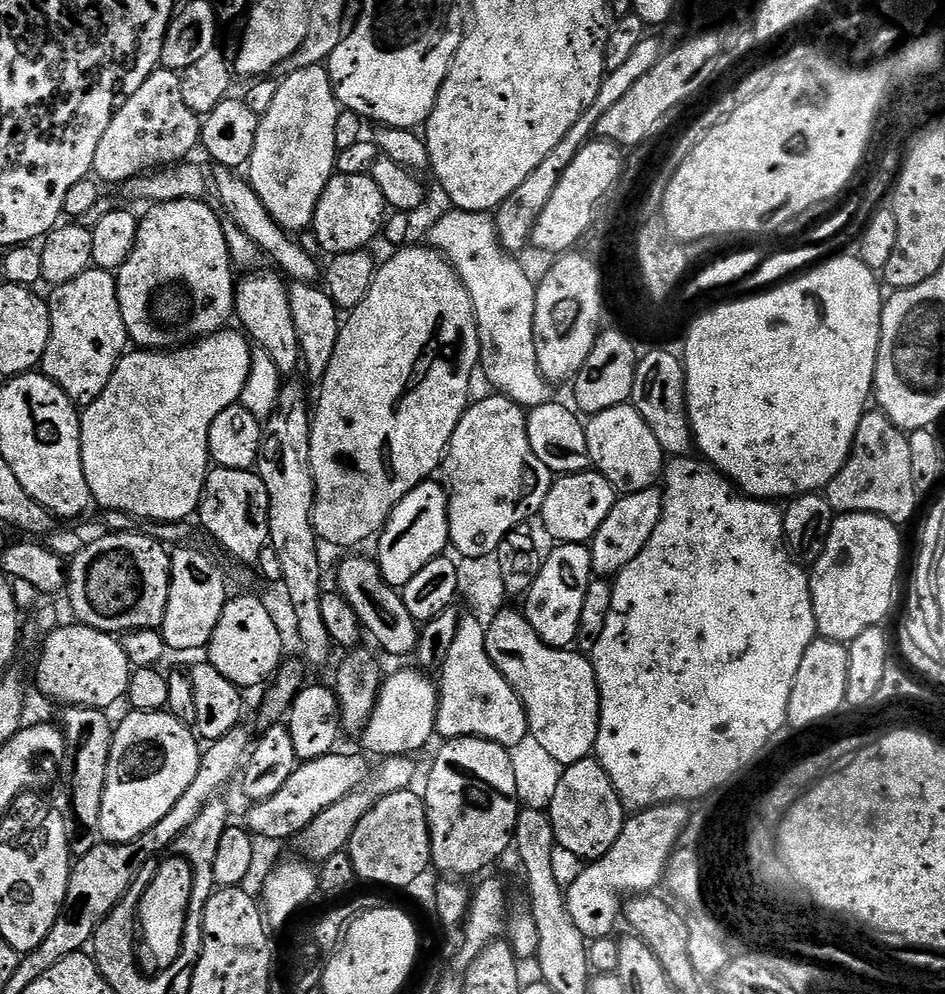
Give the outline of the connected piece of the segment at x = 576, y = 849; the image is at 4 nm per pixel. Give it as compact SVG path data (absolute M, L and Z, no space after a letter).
M595 758L565 767L562 782L558 782L558 791L546 811L554 826L557 845L583 862L605 856L610 846L618 842L626 819L624 804L618 798L606 770Z

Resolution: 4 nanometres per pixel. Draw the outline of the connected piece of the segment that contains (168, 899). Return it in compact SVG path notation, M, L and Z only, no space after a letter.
M175 854L164 859L155 865L156 874L154 878L149 879L148 888L140 900L138 909L138 958L141 965L146 968L148 966L147 969L152 972L164 971L177 960L184 939L185 922L188 919L189 898L193 894L193 872L190 862Z

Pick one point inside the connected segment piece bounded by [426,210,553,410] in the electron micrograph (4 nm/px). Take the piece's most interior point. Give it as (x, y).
(503, 297)

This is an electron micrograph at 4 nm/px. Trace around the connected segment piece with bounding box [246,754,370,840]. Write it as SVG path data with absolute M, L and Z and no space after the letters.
M333 754L303 761L299 768L294 770L294 774L290 775L289 781L280 792L265 802L253 803L246 821L253 837L260 839L261 836L264 840L288 840L291 836L292 839L299 837L304 827L314 822L314 818L318 818L318 814L330 810L330 806L342 802L342 798L369 783L370 771L368 772L368 764L363 760L363 755L340 755Z

